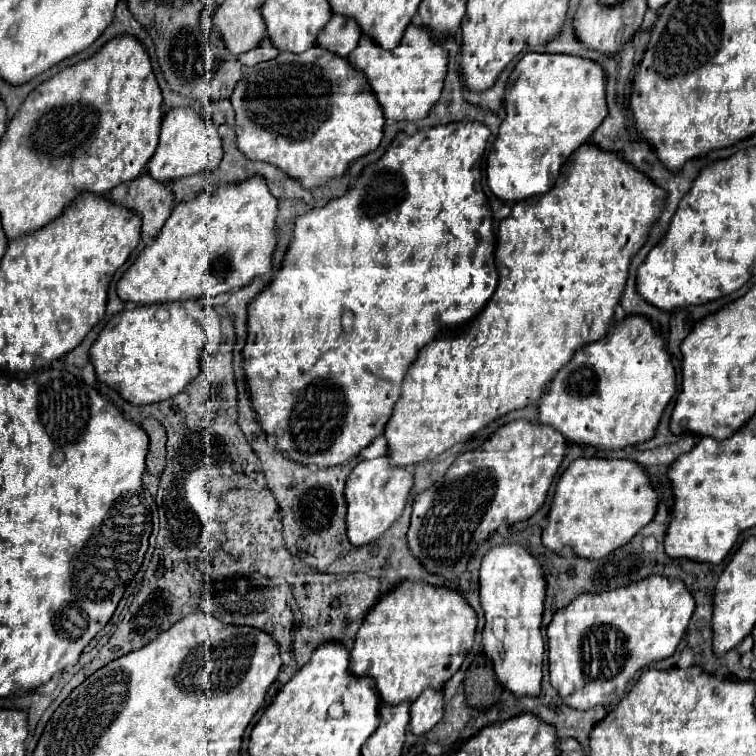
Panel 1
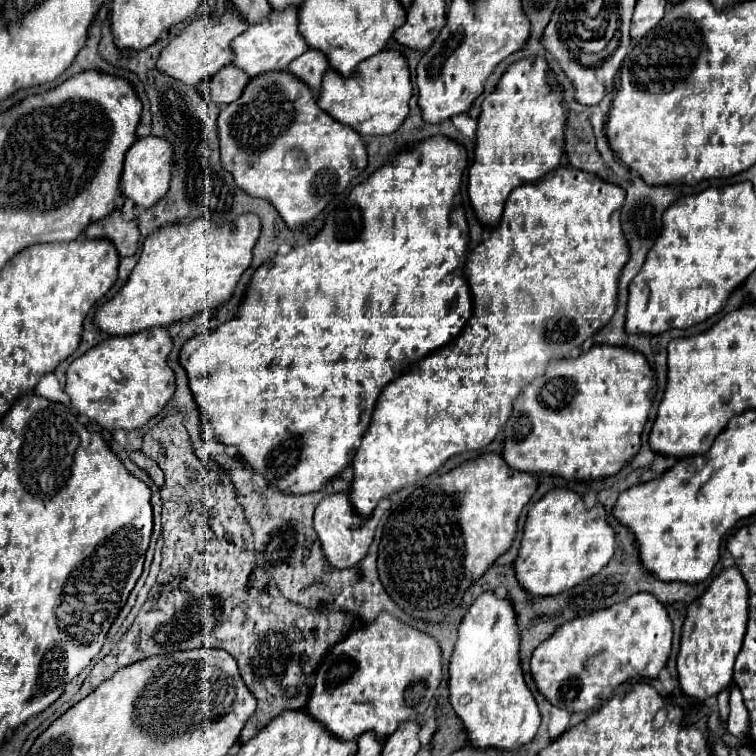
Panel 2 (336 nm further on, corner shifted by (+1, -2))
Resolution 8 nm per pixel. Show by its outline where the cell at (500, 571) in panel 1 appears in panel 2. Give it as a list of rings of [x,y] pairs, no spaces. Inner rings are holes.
[[[493,591],[481,593],[467,609],[459,625],[459,639],[449,663],[449,701],[455,713],[463,719],[465,729],[469,733],[469,741],[477,749],[485,749],[485,747],[499,747],[509,751],[517,749],[519,745],[529,743],[541,725],[541,713],[537,701],[523,675],[519,647],[521,647],[521,637],[519,637],[515,607],[511,605],[511,599],[499,599]]]

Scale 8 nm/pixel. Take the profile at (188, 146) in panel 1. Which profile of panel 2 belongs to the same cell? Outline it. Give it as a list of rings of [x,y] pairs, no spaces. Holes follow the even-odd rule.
[[[155,135],[139,137],[135,141],[135,145],[127,151],[123,167],[125,167],[125,171],[123,171],[123,197],[133,199],[135,205],[141,209],[149,209],[161,197],[165,197],[165,193],[169,191],[171,167],[173,167],[171,143],[167,143],[167,139],[161,139]]]

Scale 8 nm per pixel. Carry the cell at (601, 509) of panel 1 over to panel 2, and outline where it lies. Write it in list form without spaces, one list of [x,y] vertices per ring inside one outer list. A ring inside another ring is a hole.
[[[551,489],[539,499],[529,515],[523,529],[519,557],[515,559],[515,571],[519,583],[533,595],[557,595],[565,589],[579,585],[591,575],[599,573],[615,553],[615,531],[607,521],[607,511],[601,503],[595,503],[593,509],[583,507],[583,497],[571,489]]]

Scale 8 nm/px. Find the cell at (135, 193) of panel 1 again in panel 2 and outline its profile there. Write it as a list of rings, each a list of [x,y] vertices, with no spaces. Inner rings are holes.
[[[115,209],[111,215],[103,217],[101,221],[91,223],[91,227],[87,227],[87,231],[83,235],[89,239],[103,237],[103,239],[113,241],[113,245],[119,251],[119,257],[135,255],[139,239],[141,239],[137,217],[125,219],[121,209]]]

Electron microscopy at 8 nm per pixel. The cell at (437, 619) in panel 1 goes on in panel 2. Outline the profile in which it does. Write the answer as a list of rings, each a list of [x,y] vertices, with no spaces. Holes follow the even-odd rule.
[[[381,611],[373,623],[351,631],[323,659],[307,709],[339,739],[357,739],[365,731],[375,731],[385,739],[397,731],[399,723],[425,713],[441,675],[439,641]]]

